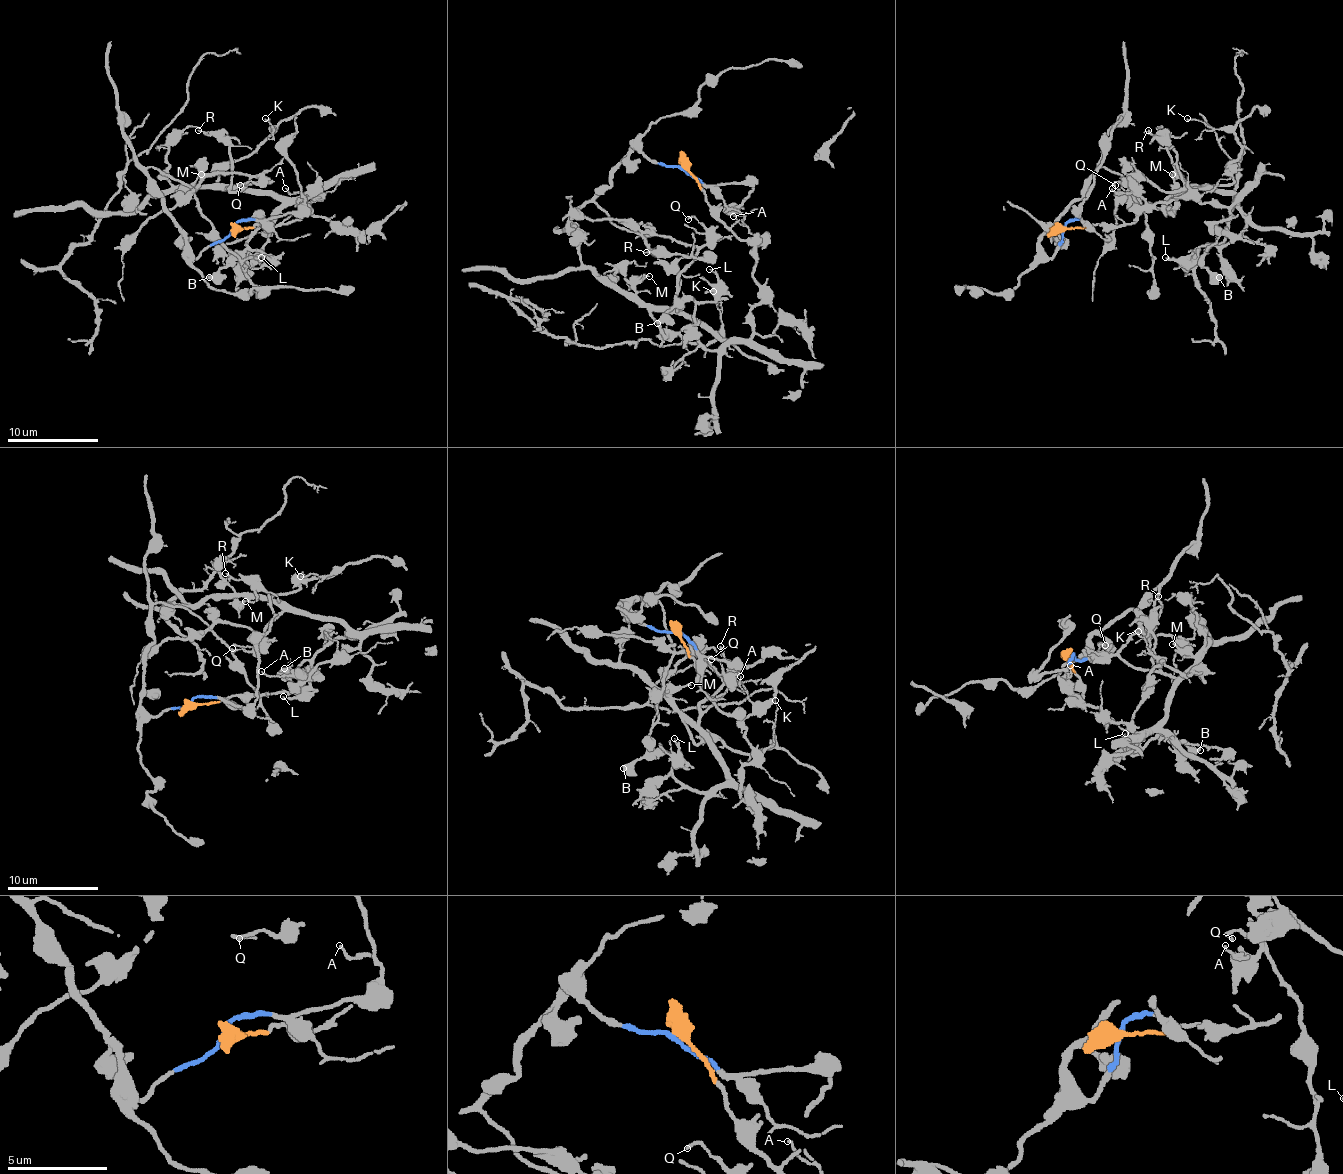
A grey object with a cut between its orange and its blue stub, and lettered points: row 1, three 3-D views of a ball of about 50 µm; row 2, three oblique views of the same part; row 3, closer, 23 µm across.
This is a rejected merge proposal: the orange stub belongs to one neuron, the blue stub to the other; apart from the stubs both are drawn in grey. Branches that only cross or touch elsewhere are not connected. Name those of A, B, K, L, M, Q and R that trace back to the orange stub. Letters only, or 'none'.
A, B, K, L, M, Q, R

